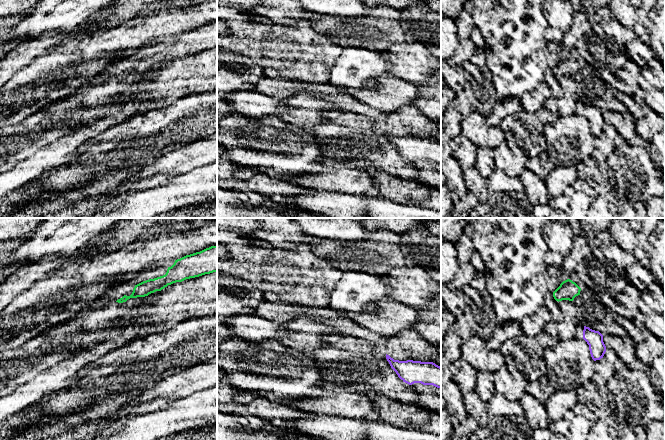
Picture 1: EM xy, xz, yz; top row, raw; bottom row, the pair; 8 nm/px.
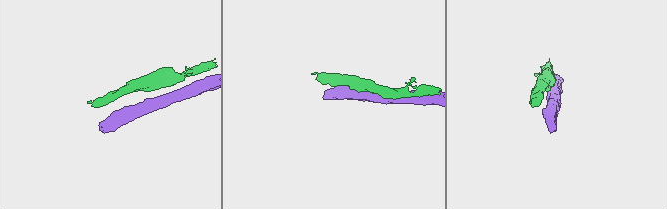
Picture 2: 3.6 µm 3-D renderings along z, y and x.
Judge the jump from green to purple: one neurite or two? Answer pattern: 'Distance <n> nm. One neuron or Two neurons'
Distance 220 nm. Two neurons

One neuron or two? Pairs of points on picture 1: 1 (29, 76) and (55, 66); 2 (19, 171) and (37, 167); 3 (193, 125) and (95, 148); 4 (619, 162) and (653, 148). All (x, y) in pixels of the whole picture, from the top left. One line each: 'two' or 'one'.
1: one
2: one
3: one
4: two

